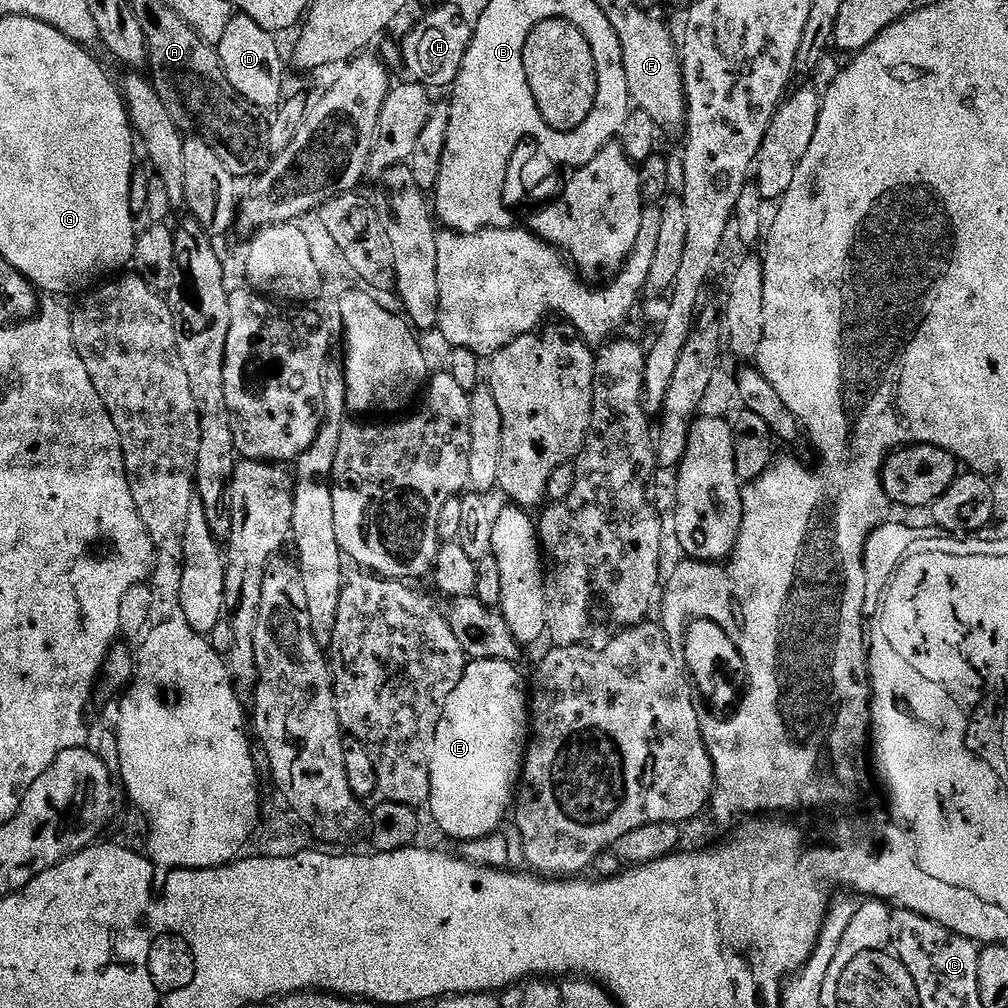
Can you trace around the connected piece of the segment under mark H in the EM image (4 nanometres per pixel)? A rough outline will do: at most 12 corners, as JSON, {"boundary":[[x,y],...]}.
{"boundary":[[428,12],[404,40],[404,64],[429,90],[455,84],[473,25]]}

